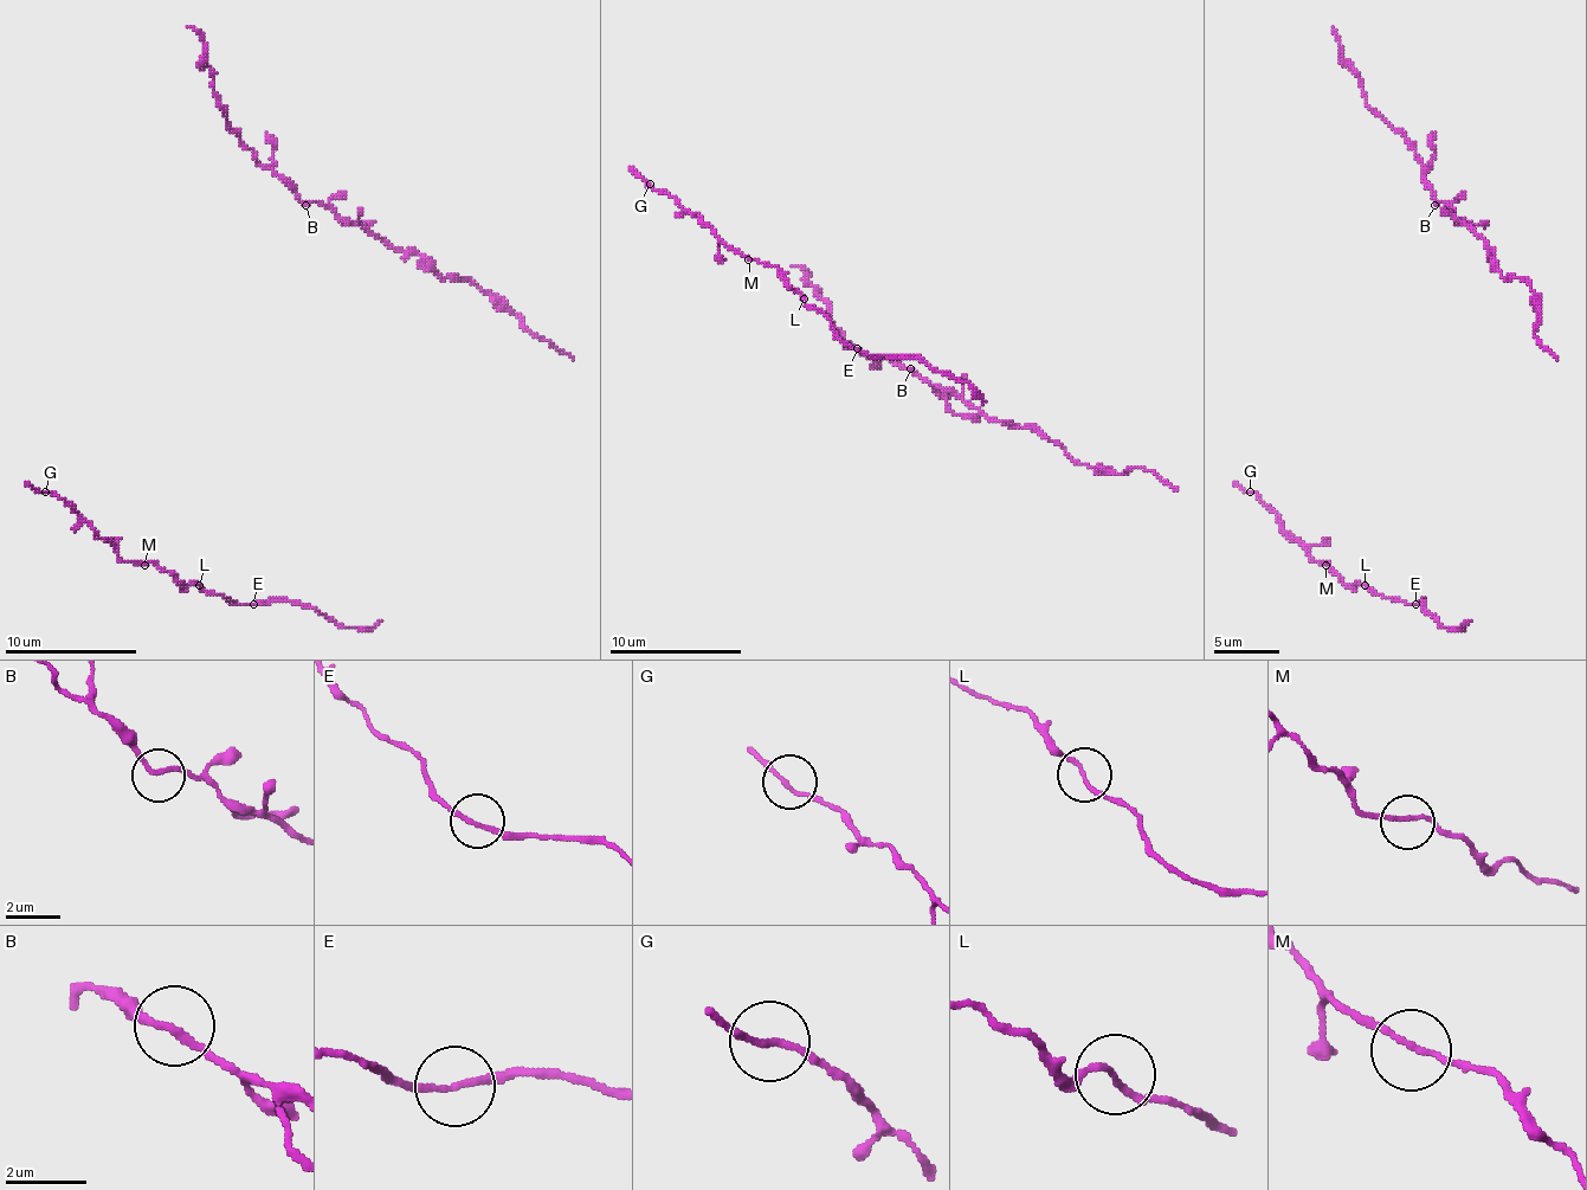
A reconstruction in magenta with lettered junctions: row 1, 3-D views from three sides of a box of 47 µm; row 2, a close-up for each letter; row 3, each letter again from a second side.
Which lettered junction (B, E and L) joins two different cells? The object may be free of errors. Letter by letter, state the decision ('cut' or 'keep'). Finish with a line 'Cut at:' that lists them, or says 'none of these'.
B: keep
E: keep
L: cut
Cut at: L

